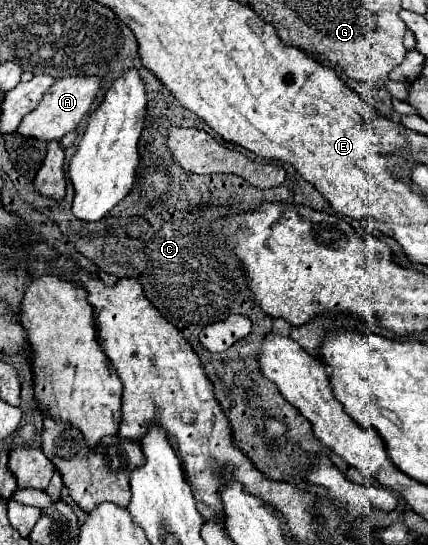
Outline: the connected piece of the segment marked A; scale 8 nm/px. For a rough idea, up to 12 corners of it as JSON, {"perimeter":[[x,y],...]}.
{"perimeter":[[96,76],[56,80],[18,126],[46,142],[76,130],[100,90]]}

